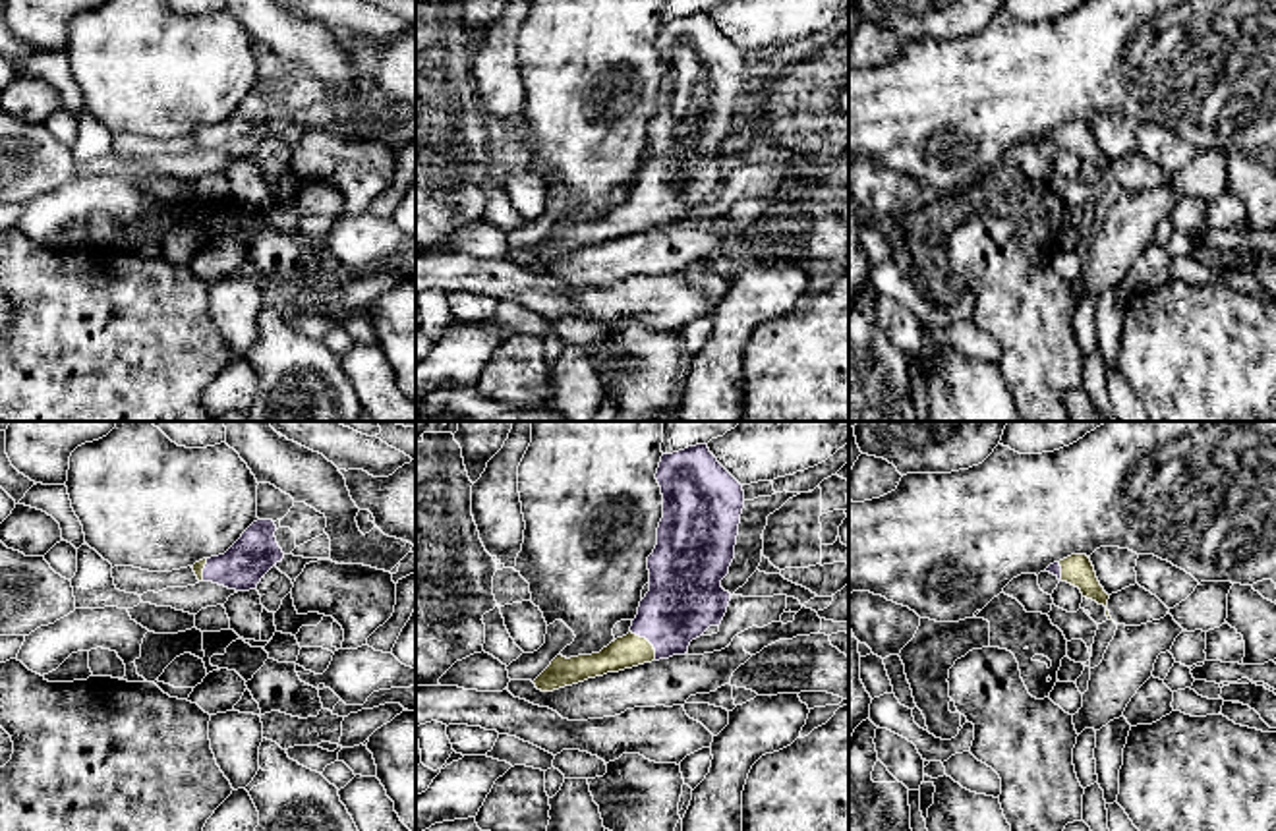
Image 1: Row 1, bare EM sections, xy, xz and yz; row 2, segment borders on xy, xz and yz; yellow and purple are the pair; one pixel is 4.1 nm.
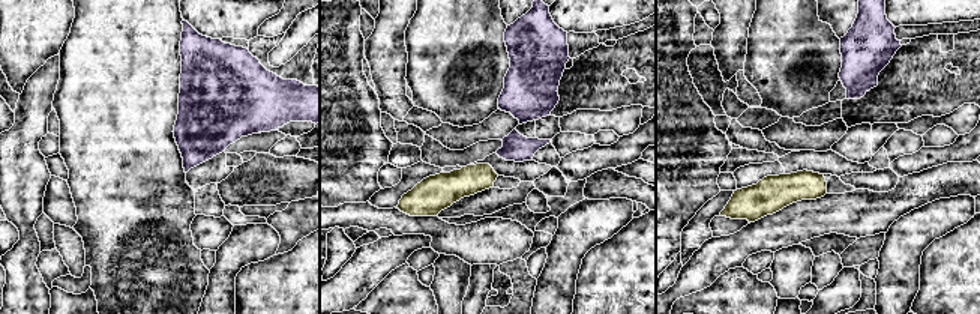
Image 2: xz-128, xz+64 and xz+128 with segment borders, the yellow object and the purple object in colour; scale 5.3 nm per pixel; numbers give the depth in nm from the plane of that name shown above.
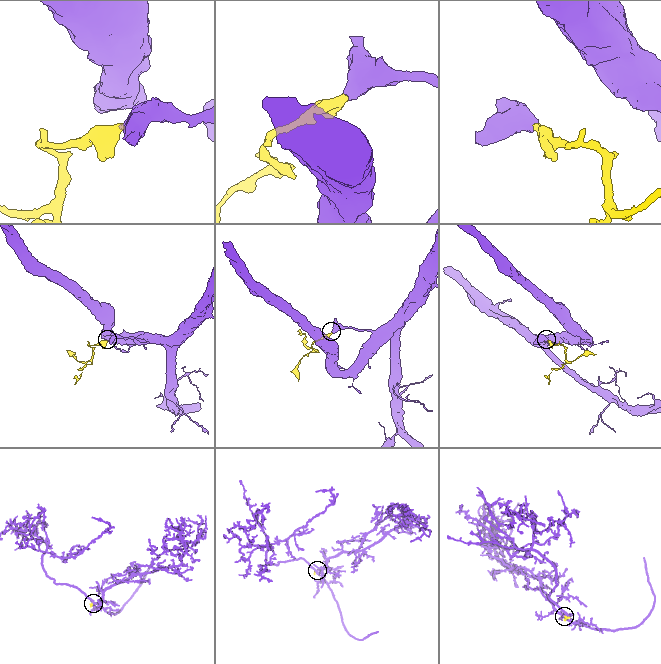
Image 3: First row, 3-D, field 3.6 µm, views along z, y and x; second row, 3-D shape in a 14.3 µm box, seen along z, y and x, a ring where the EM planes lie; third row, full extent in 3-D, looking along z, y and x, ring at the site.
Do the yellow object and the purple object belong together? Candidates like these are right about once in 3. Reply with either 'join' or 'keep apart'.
join

